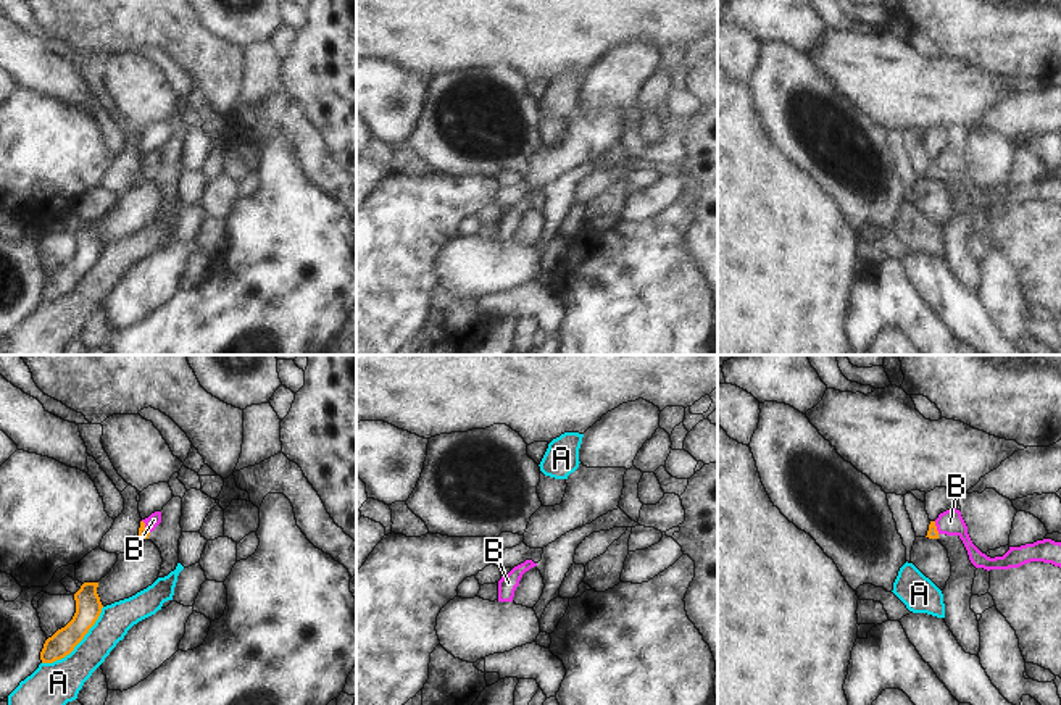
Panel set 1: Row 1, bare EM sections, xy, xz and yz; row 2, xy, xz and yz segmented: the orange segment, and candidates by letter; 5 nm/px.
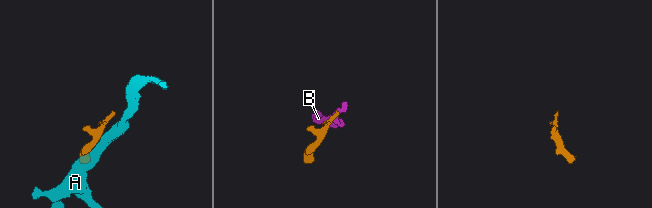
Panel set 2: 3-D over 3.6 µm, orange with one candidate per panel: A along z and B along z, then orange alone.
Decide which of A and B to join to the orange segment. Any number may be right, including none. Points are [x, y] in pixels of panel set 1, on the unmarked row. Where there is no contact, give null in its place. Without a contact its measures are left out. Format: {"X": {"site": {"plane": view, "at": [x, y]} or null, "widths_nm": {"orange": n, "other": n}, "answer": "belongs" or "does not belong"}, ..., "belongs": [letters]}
{"A": {"site": {"plane": "xy", "at": [78, 281]}, "widths_nm": {"orange": 130, "other": 220}, "answer": "does not belong"}, "B": {"site": {"plane": "yz", "at": [936, 166]}, "widths_nm": {"orange": 60, "other": 120}, "answer": "does not belong"}, "belongs": []}

